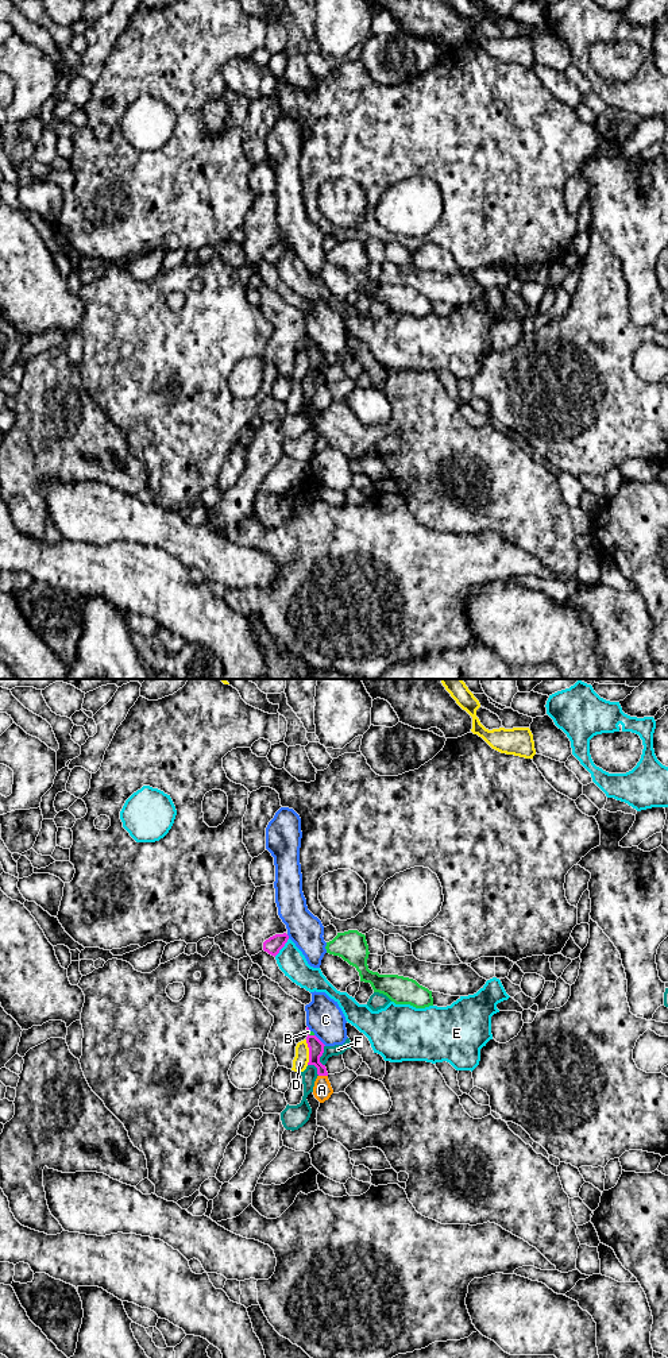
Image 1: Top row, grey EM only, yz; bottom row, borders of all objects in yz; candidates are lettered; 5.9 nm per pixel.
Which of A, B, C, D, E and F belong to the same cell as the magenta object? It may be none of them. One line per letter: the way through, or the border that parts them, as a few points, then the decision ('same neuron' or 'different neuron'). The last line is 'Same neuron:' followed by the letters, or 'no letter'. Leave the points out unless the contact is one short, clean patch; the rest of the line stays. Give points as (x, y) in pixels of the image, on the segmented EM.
A: different neuron
B: different neuron
C: different neuron
D: different neuron
E: different neuron
F: border yz (324, 1045), (324, 1052), (320, 1057), (323, 1065); different neuron
Same neuron: no letter

